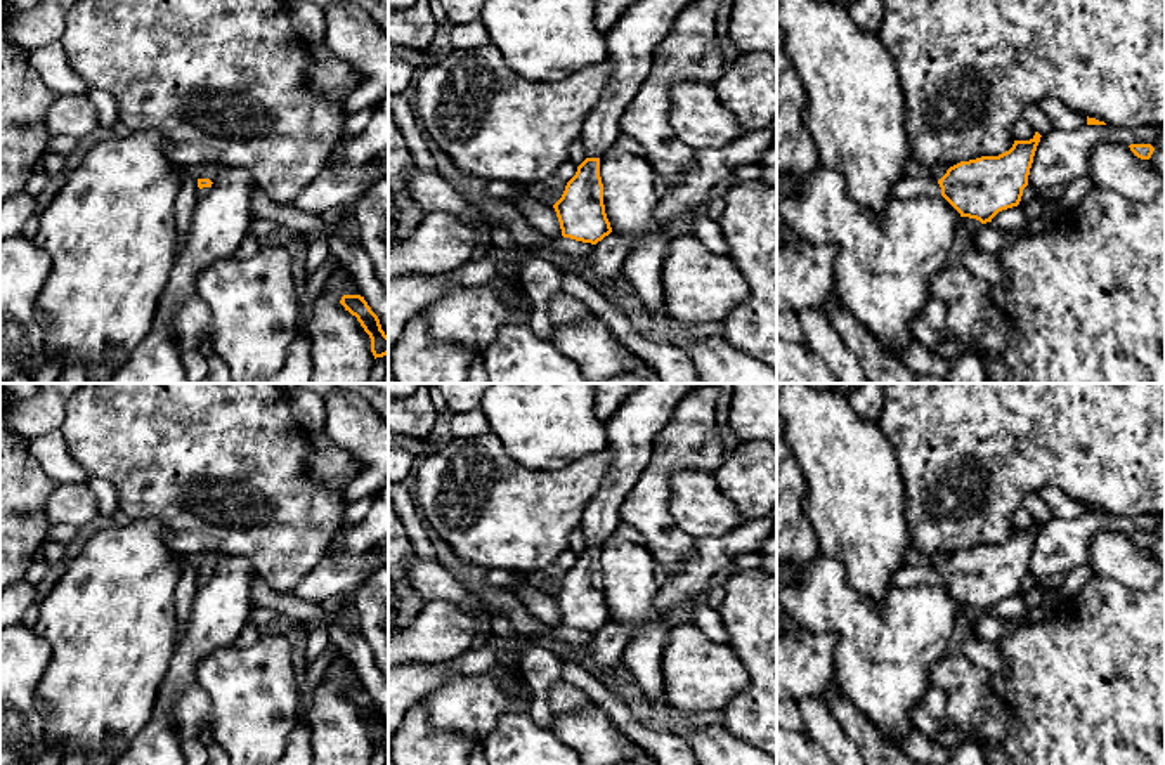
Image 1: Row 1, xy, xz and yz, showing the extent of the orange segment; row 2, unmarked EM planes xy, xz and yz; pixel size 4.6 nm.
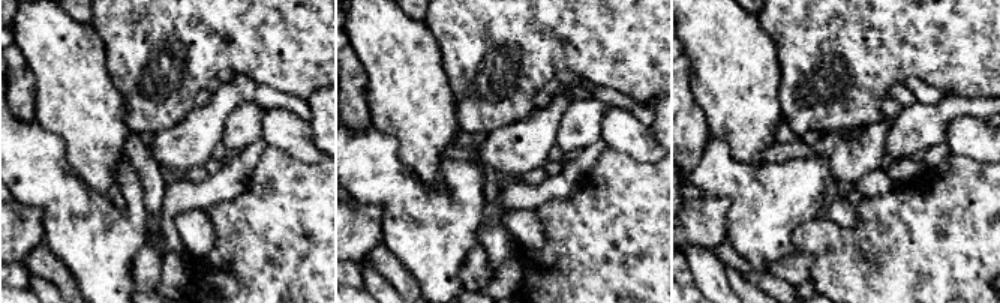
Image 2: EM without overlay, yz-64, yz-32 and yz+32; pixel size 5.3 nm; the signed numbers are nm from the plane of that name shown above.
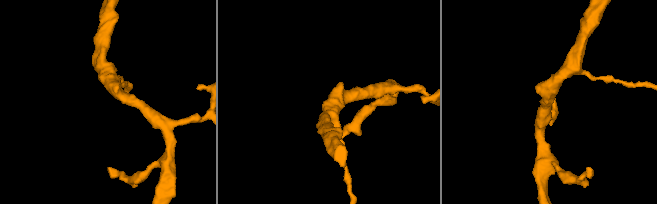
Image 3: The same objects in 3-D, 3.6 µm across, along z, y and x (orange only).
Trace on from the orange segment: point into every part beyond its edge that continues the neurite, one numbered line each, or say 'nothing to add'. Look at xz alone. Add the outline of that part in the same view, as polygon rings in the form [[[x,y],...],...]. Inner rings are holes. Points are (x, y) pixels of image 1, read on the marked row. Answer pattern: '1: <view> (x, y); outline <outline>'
1: xz (631, 42); outline [[[636,0],[605,33],[612,76],[579,137],[588,158],[600,158],[614,146],[621,135],[621,116],[648,78],[659,43],[692,2],[695,0]]]

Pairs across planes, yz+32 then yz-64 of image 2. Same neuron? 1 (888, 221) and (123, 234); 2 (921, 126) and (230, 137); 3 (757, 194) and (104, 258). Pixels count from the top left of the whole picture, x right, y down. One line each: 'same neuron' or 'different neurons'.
1: different neurons
2: same neuron
3: same neuron

